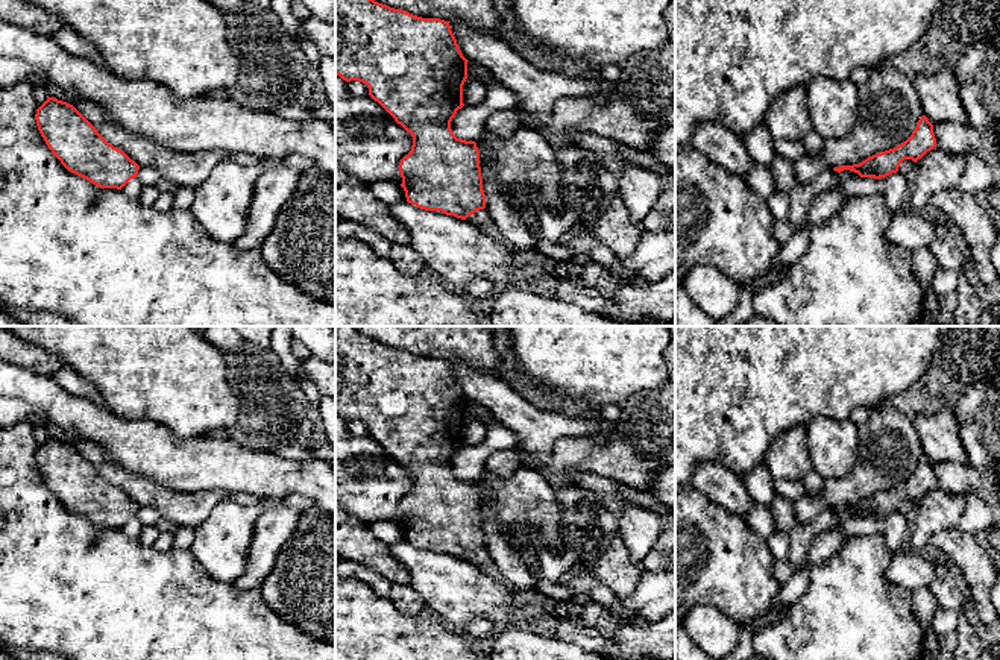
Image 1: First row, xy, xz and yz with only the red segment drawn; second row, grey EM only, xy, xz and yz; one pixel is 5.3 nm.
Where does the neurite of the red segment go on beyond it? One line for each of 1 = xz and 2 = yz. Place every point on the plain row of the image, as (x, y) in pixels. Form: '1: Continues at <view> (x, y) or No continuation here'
1: No continuation here
2: No continuation here

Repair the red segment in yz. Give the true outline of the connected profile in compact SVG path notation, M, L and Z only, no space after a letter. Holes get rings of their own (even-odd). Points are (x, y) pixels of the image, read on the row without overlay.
M923 455L912 475L894 489L868 496L865 501L853 505L839 505L833 510L841 513L850 510L857 513L860 517L886 517L891 513L897 513L900 504L904 499L912 499L917 502L927 492L936 487L936 478L933 473L933 464L926 455Z

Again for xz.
M335 326L335 414L346 422L366 423L369 435L411 473L411 490L399 502L401 526L407 542L420 549L442 551L461 560L486 548L476 482L457 478L451 469L452 458L464 446L463 425L467 419L467 402L449 361L422 358L390 347L366 337L355 326Z

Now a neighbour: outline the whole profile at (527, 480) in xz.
M520 466L510 478L496 478L487 470L475 481L483 498L487 490L493 492L493 505L498 514L498 531L504 542L514 551L531 549L536 554L540 551L552 552L560 542L563 508L557 502L554 486L543 478L537 470ZM531 528L536 533L536 540L520 543L517 531Z

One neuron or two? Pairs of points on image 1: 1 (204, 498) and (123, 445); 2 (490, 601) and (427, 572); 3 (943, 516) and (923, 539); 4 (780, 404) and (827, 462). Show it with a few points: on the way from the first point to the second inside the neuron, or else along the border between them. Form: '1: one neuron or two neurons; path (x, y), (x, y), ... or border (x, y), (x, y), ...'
1: two neurons; border (160, 483), (181, 492), (222, 489), (229, 495)
2: one neuron; path (475, 595), (459, 592), (442, 580)
3: one neuron; path (937, 522), (926, 533)
4: two neurons; border (841, 419), (814, 418), (805, 425)

